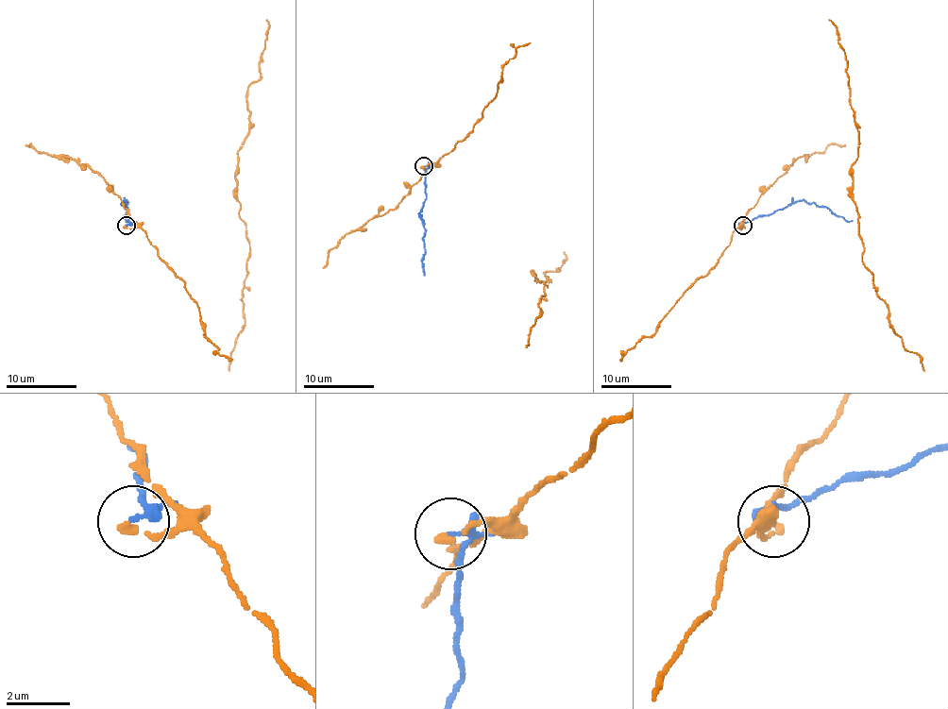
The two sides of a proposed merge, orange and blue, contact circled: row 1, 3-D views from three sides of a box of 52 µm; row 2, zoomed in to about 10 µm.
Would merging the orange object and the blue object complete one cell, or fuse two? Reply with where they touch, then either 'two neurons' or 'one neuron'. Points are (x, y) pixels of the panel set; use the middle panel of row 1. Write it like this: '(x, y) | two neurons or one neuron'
(424, 166) | two neurons

